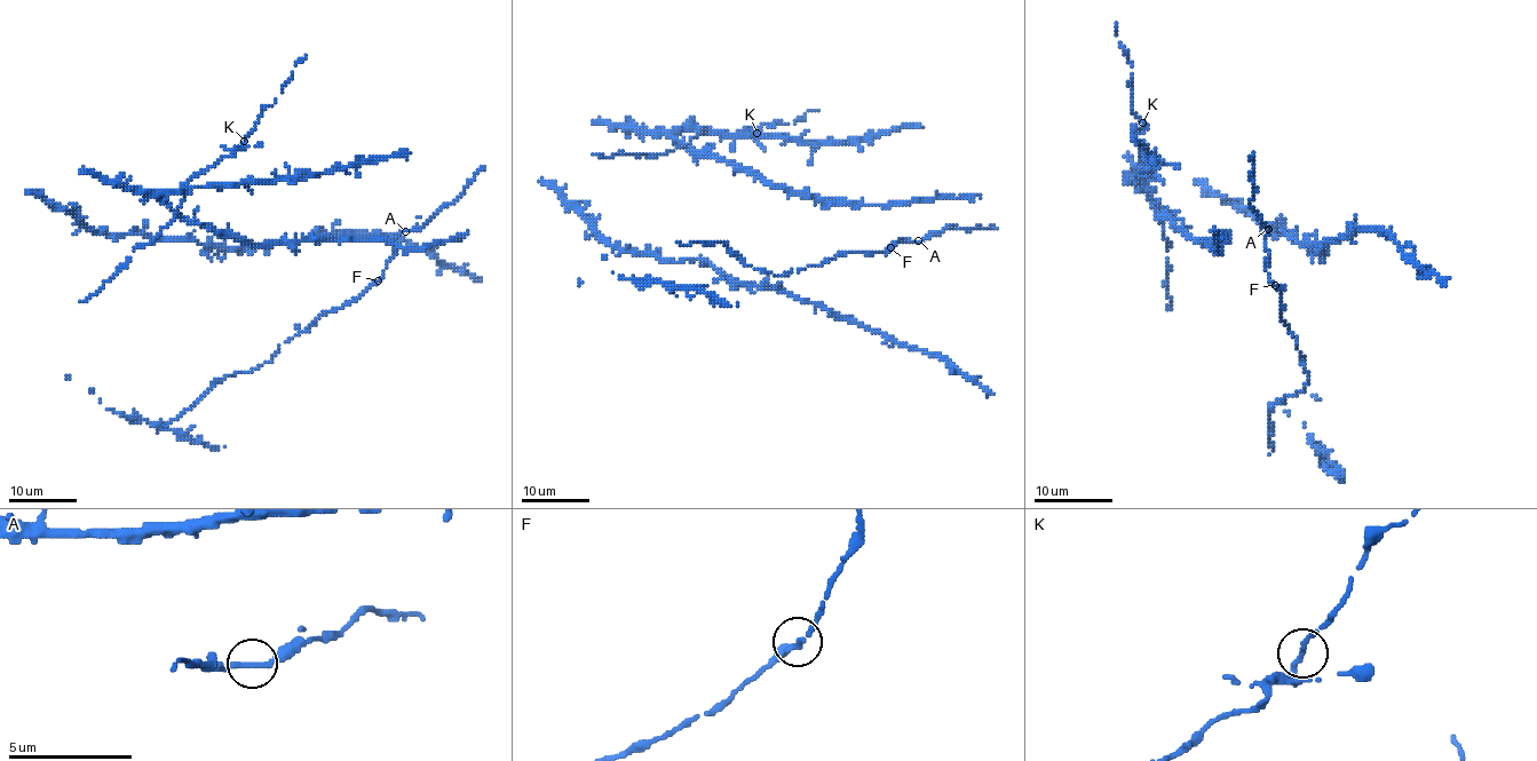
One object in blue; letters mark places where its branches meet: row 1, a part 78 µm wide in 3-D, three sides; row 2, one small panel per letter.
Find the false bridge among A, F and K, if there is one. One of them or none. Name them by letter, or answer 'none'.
none

